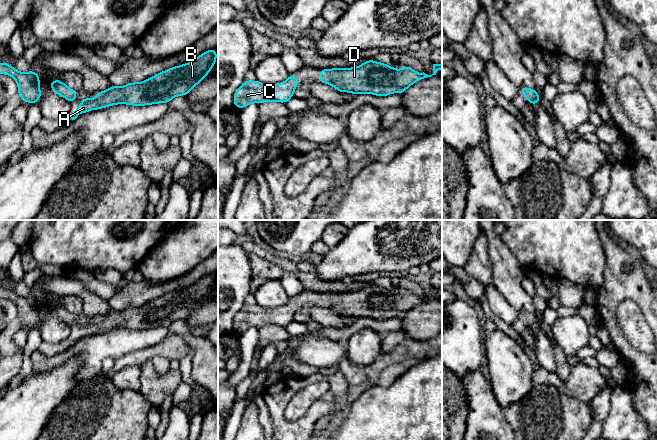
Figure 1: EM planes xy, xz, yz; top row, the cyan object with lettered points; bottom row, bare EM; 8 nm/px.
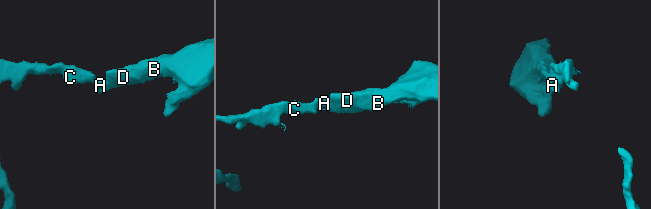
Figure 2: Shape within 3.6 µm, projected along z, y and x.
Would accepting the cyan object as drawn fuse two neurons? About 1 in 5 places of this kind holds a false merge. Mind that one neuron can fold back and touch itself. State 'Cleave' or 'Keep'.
Keep

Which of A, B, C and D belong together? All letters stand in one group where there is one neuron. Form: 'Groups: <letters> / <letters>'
Groups: A B C D

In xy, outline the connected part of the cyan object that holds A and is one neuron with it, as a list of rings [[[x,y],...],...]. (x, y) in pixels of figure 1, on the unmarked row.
[[[213,272],[191,286],[164,294],[140,307],[129,306],[121,311],[110,309],[108,314],[96,316],[94,325],[83,321],[81,329],[71,337],[71,342],[75,344],[80,337],[117,328],[169,328],[175,320],[186,321],[209,298],[216,285],[217,273]]]

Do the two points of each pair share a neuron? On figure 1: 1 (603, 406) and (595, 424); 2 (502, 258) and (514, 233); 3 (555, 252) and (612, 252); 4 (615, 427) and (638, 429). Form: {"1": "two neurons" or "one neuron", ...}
{"1": "one neuron", "2": "two neurons", "3": "two neurons", "4": "one neuron"}

